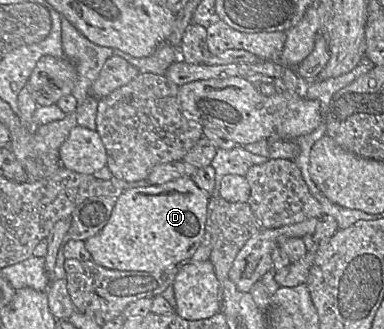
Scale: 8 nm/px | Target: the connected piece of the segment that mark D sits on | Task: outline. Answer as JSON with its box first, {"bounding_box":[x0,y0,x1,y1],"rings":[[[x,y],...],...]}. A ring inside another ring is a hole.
{"bounding_box":[85,177,211,271],"rings":[[[181,177],[161,185],[148,185],[126,190],[117,199],[107,224],[94,236],[85,240],[86,249],[96,264],[120,271],[162,271],[189,261],[200,246],[206,232],[207,206],[211,195],[200,189],[191,177]]]}

